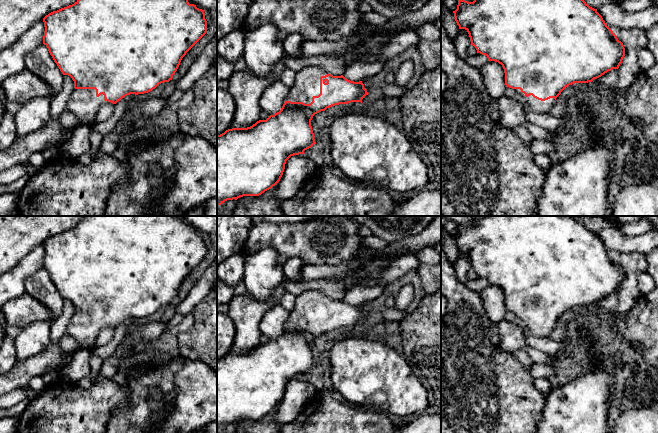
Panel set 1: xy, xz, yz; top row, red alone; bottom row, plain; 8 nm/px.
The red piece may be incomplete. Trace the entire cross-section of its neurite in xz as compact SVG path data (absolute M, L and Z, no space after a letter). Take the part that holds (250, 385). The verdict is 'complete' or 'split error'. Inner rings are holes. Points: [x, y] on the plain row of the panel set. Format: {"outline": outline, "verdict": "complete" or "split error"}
{"outline": "M317 289L296 296L296 305L281 332L266 344L247 352L232 352L217 359L217 431L227 424L259 420L281 403L286 385L316 368L311 350L313 340L339 328L361 326L369 317L362 305L333 300Z", "verdict": "split error"}

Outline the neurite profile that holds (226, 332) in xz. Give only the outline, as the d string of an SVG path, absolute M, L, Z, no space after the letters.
M217 310L217 359L230 353L235 335L235 325L231 318Z

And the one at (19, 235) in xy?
M0 216L0 277L13 269L31 250L53 235L74 228L84 216Z

